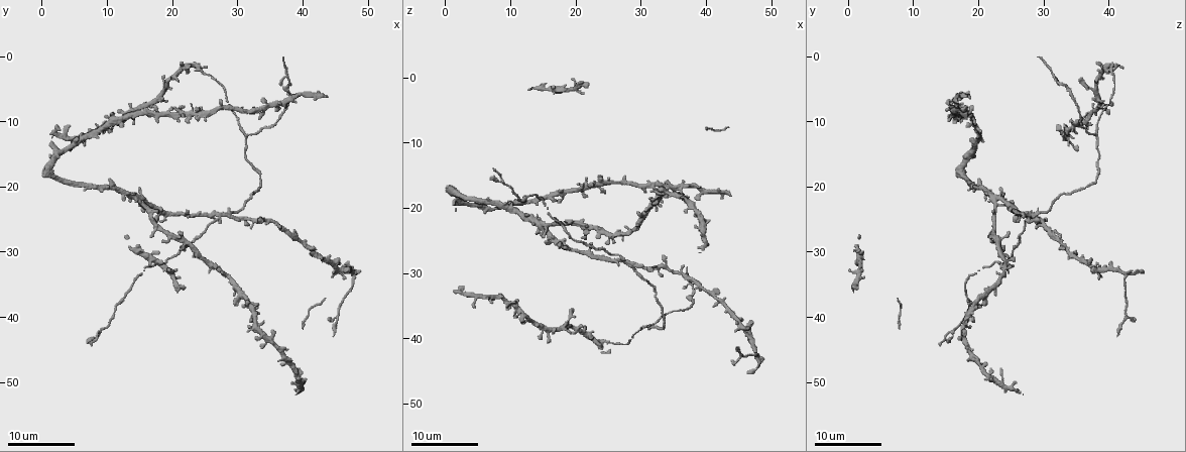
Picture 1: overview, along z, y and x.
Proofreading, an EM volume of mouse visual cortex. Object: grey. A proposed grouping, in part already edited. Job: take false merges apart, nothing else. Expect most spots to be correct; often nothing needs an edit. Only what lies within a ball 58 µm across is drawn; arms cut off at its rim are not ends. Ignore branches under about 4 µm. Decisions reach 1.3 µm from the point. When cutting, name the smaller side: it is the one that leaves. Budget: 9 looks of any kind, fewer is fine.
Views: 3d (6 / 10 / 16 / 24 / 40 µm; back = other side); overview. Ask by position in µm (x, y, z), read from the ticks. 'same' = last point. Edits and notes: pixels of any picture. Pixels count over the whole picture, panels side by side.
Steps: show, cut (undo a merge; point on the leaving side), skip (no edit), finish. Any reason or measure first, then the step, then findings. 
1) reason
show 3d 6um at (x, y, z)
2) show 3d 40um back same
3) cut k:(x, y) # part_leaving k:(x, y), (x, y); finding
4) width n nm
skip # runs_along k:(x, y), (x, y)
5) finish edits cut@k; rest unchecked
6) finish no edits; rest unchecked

calibre changes
show 3d 16um at (12.5, 36.5, 18.5)

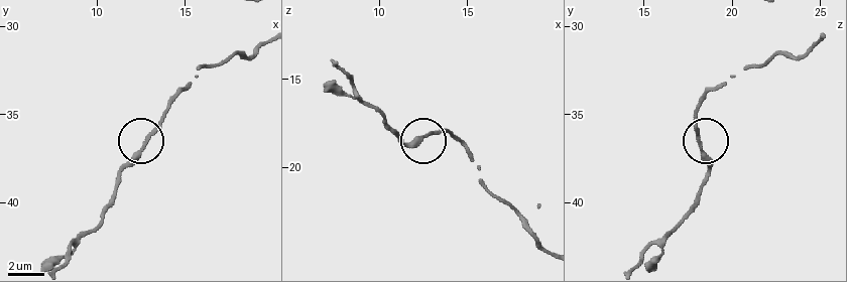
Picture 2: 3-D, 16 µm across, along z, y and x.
zoom in
show 3d 6um at (12.7, 36.5, 18.1)

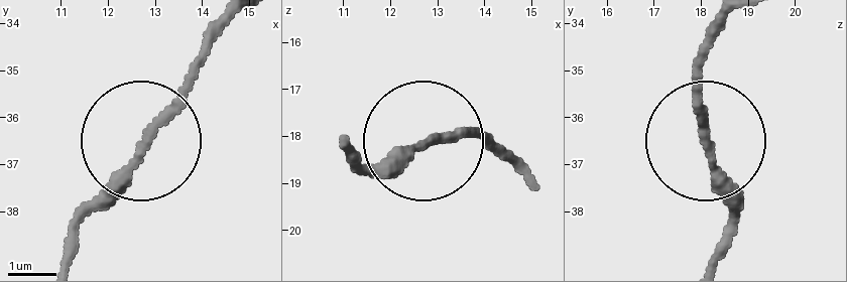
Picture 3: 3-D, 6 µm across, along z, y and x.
width 180 nm
skip # runs_along 3:(518, 168), (486, 136), (458, 132), (354, 168); one neuron here

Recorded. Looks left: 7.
show 3d 16um at (20.5, 24.5, 26.5)

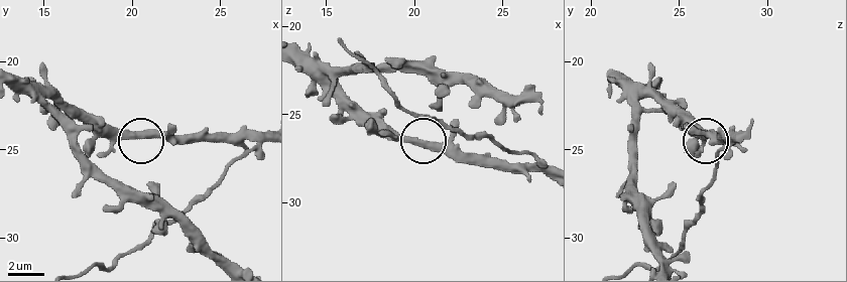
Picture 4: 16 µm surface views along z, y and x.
show 3d 6um at (20.6, 24.2, 26.7)

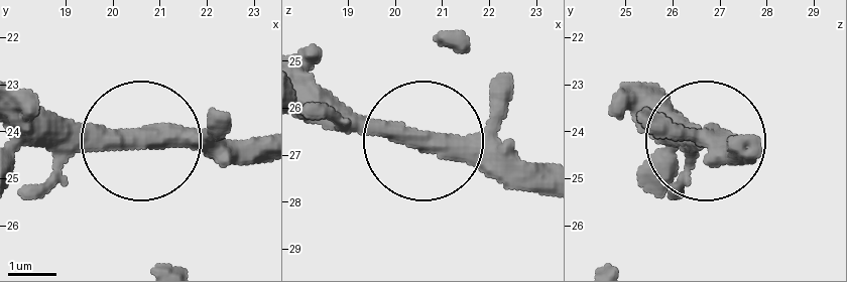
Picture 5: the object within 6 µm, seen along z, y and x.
show 3d 6um back at (20.60, 24.10, 26.70)

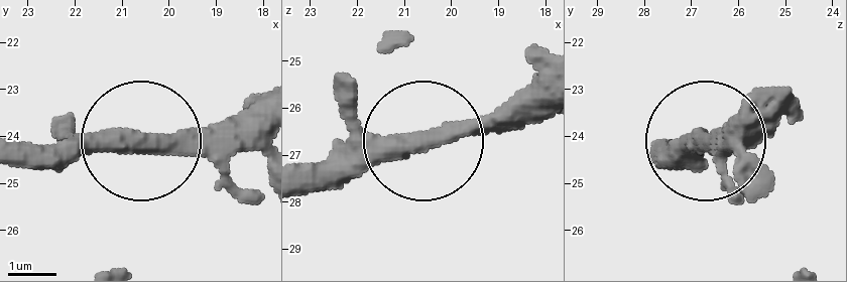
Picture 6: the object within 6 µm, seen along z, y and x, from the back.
skip # runs_along 6:(431, 145), (362, 137), (303, 161); continuous, no second neuron

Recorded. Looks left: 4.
calibre changes
show 3d 24um at (20.5, 30.0, 25.5)

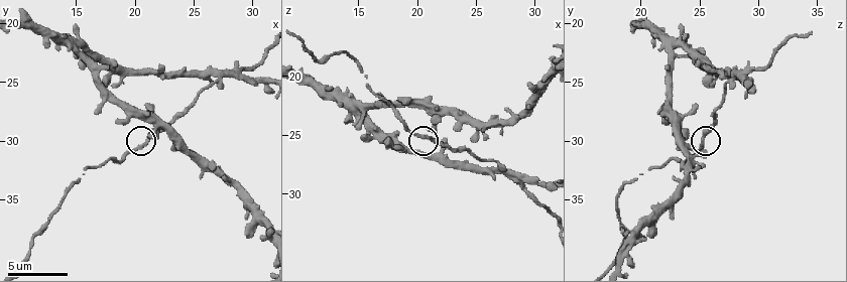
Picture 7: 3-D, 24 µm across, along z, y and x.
zoom in
show 3d 6um at (20.6, 30.4, 25.2)

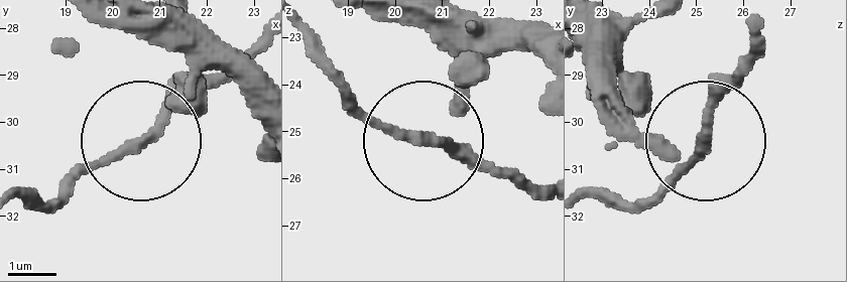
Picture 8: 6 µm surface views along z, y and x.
skip # all the same neuron

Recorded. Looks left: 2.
sudden change in width
show 3d 10um at (25.0, 27.0, 26.8)

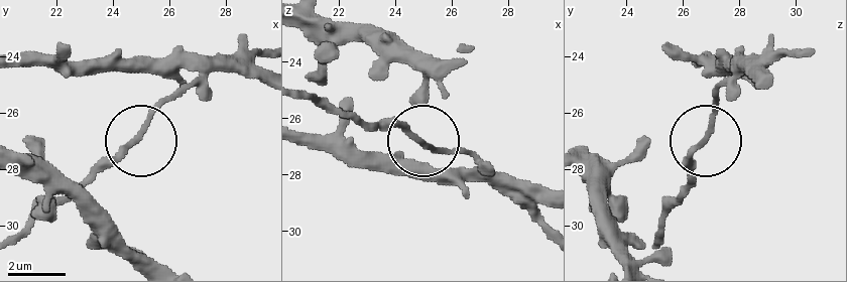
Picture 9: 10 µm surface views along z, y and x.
skip # runs_along 9:(17, 64), (175, 64), (188, 73), (144, 130), (70, 199); all the same neuron

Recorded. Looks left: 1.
finish no edits; rest unchecked

